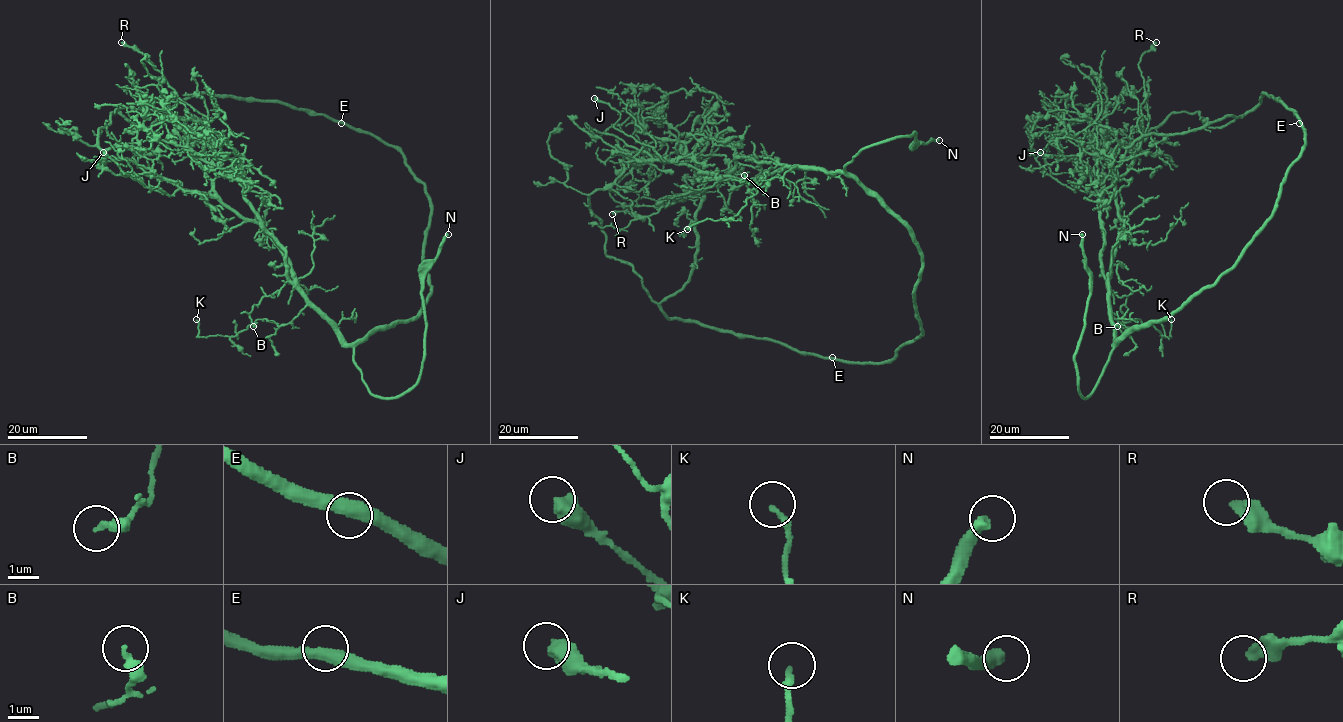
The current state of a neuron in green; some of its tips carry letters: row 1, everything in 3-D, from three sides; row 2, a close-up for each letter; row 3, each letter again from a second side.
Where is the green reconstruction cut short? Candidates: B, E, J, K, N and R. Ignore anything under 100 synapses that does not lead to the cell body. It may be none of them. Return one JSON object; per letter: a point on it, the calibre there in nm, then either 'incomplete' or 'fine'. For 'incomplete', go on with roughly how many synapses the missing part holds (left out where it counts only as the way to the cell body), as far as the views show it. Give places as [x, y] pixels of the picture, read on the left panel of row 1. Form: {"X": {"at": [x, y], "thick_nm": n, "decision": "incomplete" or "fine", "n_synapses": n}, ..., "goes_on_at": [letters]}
{"B": {"at": [253, 326], "thick_nm": 340, "decision": "fine"}, "E": {"at": [341, 123], "thick_nm": 440, "decision": "fine"}, "J": {"at": [103, 152], "thick_nm": 550, "decision": "fine"}, "K": {"at": [196, 319], "thick_nm": 220, "decision": "fine"}, "N": {"at": [448, 234], "thick_nm": 400, "decision": "incomplete"}, "R": {"at": [121, 42], "thick_nm": 440, "decision": "fine"}, "goes_on_at": ["N"]}

